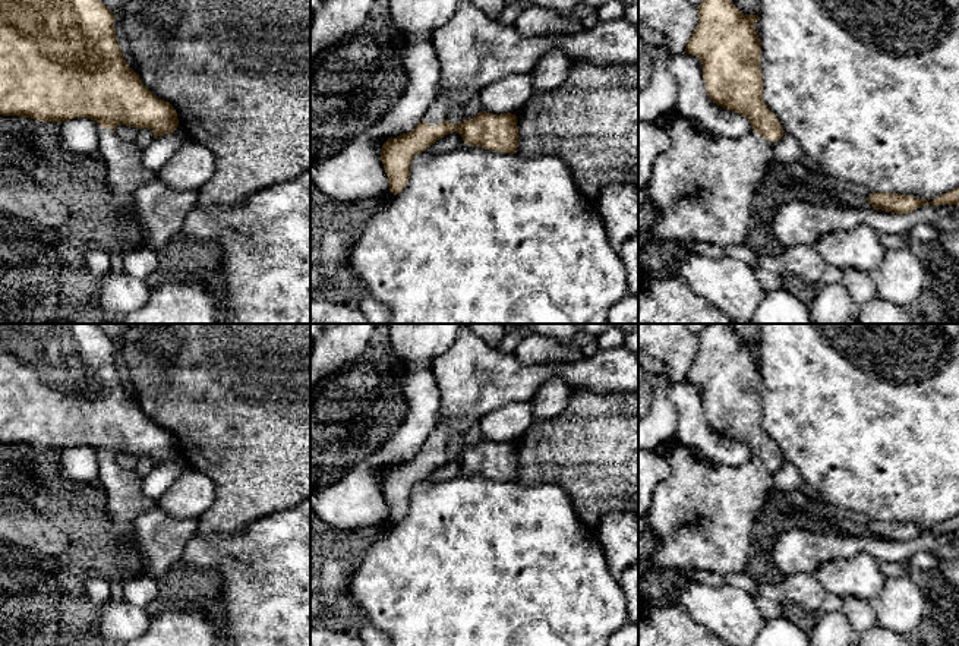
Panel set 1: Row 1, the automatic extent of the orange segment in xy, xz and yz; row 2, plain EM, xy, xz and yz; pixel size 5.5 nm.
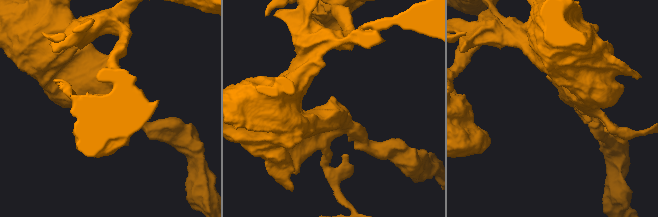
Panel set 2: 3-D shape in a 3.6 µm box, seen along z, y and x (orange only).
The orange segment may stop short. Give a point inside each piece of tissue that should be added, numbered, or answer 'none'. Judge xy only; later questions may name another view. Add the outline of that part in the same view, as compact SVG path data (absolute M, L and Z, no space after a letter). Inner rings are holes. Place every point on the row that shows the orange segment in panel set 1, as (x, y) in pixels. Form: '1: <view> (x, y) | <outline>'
1: xy (125, 173) | M98 129L97 155L105 163L105 182L117 204L120 220L127 223L136 209L136 190L155 179L142 163L142 149L135 142L123 141L113 129Z

